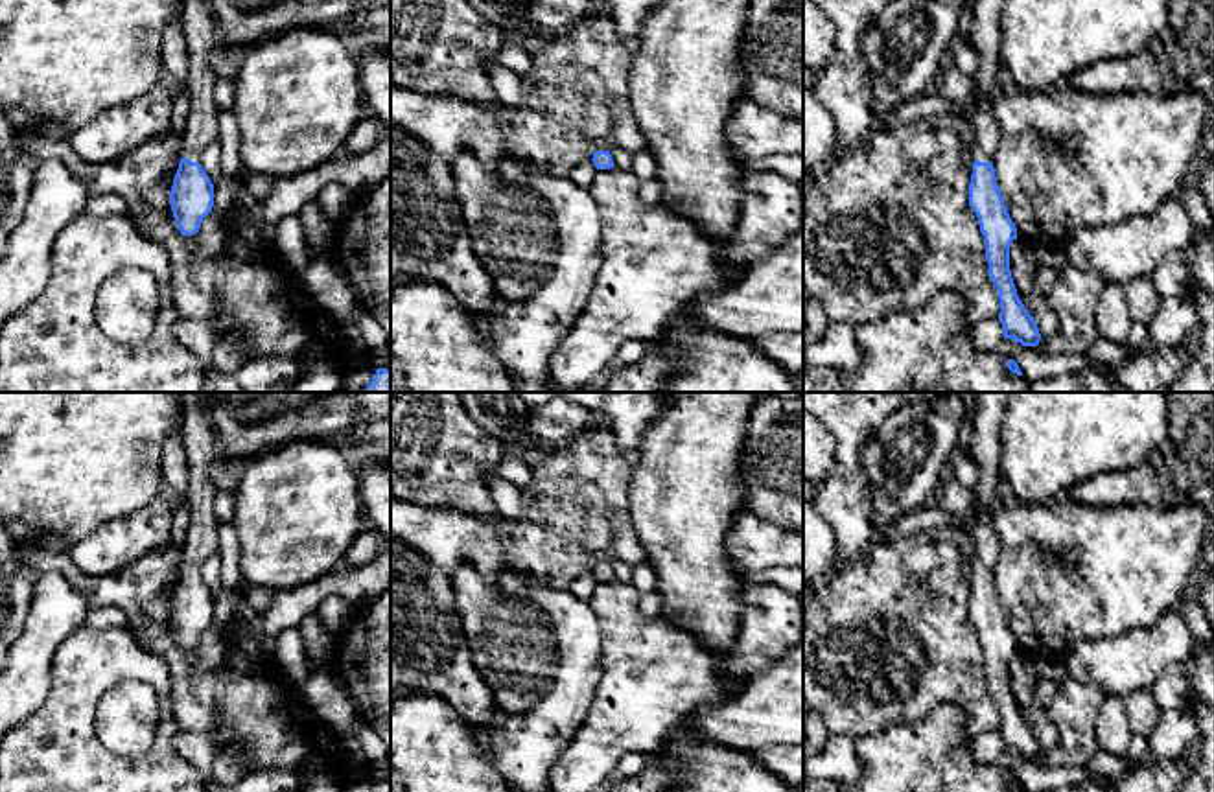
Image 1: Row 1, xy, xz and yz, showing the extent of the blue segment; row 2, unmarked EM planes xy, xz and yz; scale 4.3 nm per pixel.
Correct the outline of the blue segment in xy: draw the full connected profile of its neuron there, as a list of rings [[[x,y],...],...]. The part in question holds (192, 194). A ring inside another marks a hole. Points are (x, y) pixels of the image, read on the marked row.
[[[182,0],[182,22],[188,52],[184,85],[190,90],[192,107],[169,204],[181,234],[193,236],[214,206],[214,184],[199,164],[199,157],[217,138],[216,74],[210,68],[210,53],[225,31],[212,13],[210,0]]]

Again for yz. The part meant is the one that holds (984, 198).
[[[975,0],[969,9],[969,39],[978,55],[978,72],[973,81],[976,111],[969,118],[975,127],[973,175],[969,182],[969,206],[978,217],[980,232],[986,241],[989,276],[998,291],[1004,339],[1013,339],[1022,346],[1037,346],[1041,341],[1033,317],[1021,302],[1011,271],[1010,245],[1017,239],[1017,228],[1008,214],[997,186],[993,155],[998,144],[998,125],[993,114],[998,92],[997,74],[1000,61],[1000,7],[1002,0]]]

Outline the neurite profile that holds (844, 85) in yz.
[[[809,0],[835,26],[831,61],[814,72],[812,92],[831,112],[840,144],[853,149],[875,129],[871,70],[862,57],[862,35],[890,0]]]

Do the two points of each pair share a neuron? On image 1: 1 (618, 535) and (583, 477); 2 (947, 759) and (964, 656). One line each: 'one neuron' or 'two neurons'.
1: one neuron
2: two neurons

